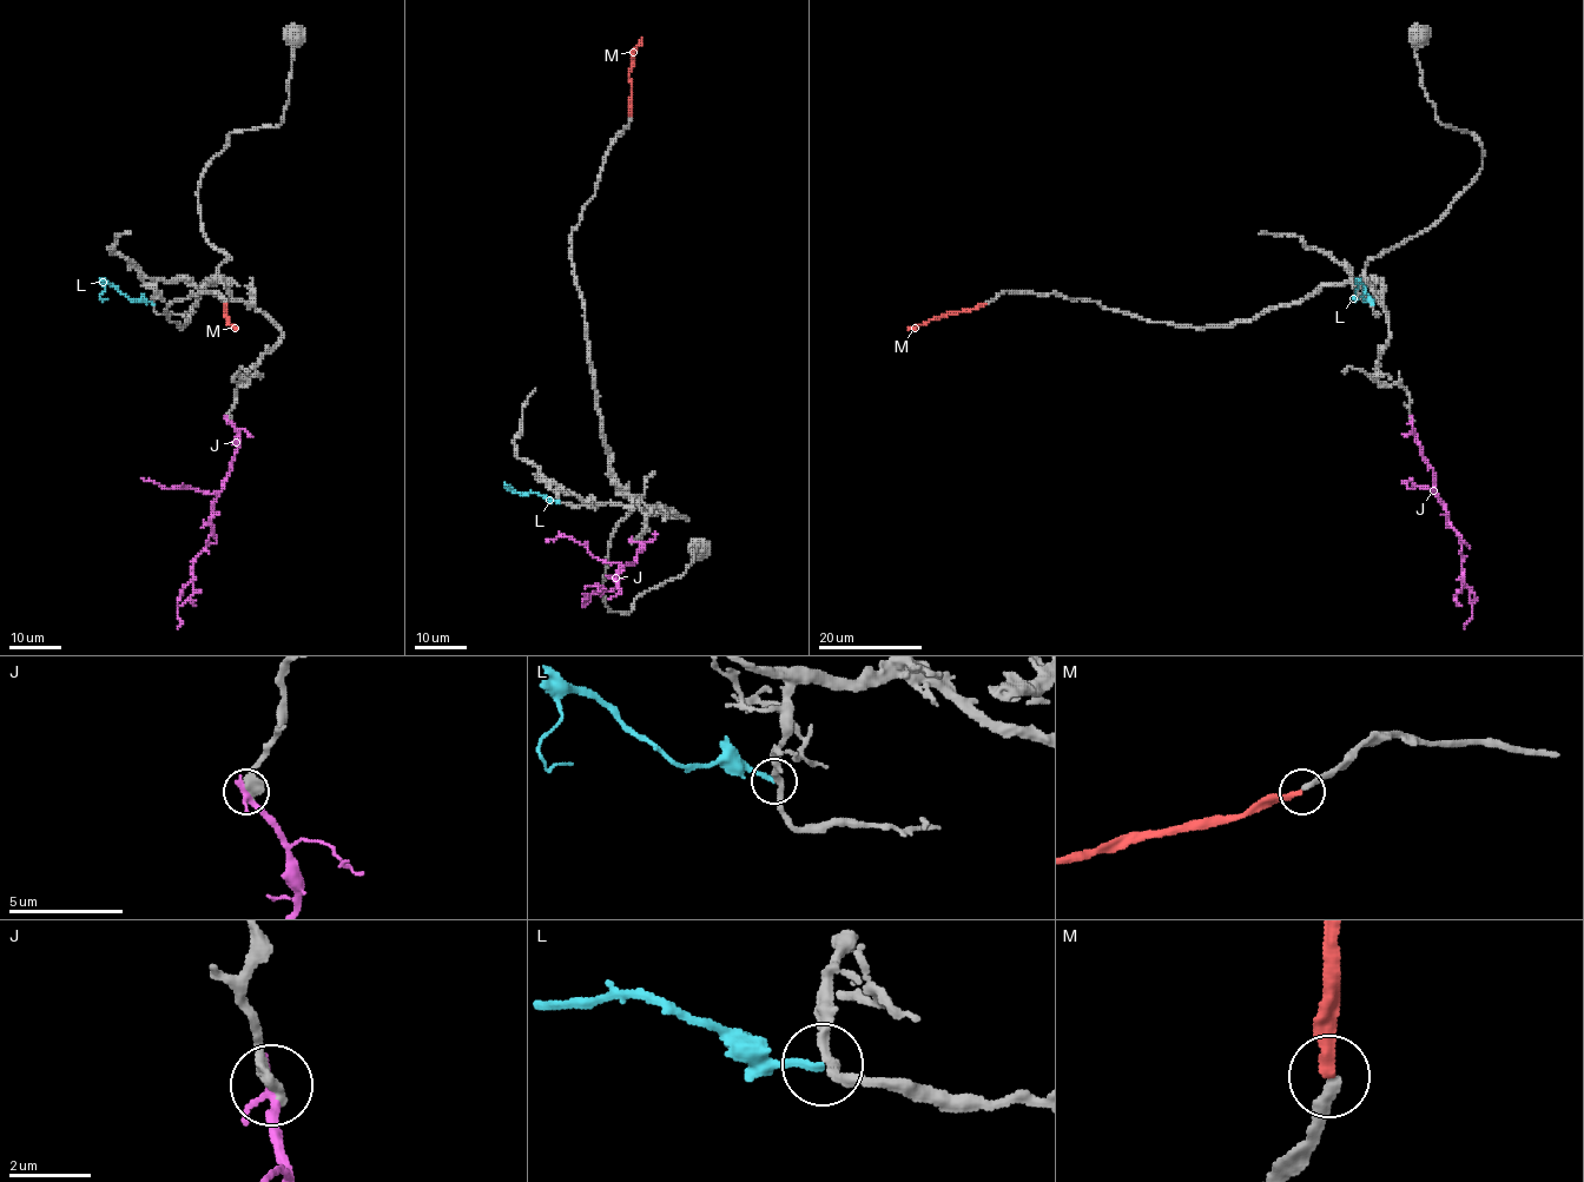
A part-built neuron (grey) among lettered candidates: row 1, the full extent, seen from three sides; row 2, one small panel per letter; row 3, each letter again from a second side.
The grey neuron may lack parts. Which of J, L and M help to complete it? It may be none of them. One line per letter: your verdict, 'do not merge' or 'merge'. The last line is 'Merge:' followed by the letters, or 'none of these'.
J: do not merge
L: do not merge
M: do not merge
Merge: none of these

